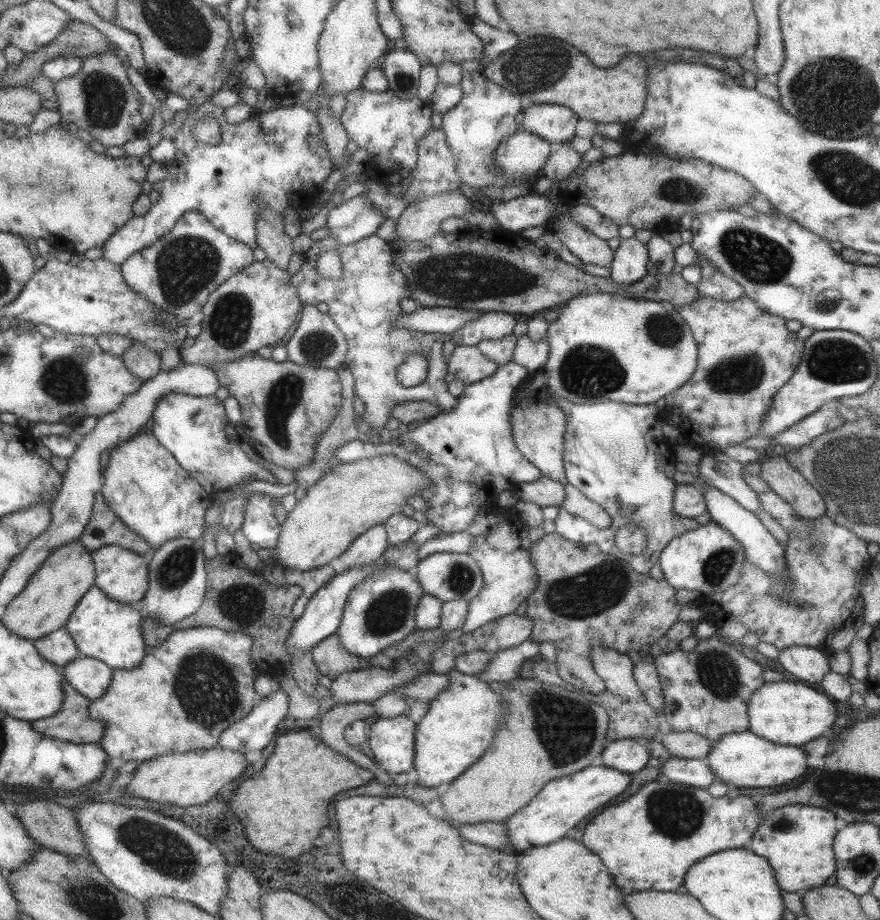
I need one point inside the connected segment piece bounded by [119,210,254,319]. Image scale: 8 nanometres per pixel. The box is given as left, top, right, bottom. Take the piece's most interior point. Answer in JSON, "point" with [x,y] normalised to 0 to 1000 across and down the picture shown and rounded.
{"point":[200,297]}

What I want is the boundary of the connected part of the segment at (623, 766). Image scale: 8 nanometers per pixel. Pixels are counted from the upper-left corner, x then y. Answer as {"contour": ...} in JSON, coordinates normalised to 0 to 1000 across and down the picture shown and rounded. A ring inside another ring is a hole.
{"contour":[[[725,803],[694,805],[682,820],[684,832],[713,841],[726,839],[738,826],[738,816],[731,809],[726,809]]]}

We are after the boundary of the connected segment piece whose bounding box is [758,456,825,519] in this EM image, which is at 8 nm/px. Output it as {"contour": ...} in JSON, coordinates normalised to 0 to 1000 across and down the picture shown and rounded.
{"contour":[[[882,496],[863,503],[861,516],[881,535],[895,546],[909,562],[925,564],[938,560],[938,548],[933,538],[894,499]]]}

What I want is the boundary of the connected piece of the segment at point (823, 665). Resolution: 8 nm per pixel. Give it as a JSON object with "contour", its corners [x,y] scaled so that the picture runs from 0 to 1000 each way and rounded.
{"contour":[[[917,702],[892,704],[882,716],[890,728],[915,743],[931,741],[943,729],[941,710]]]}

